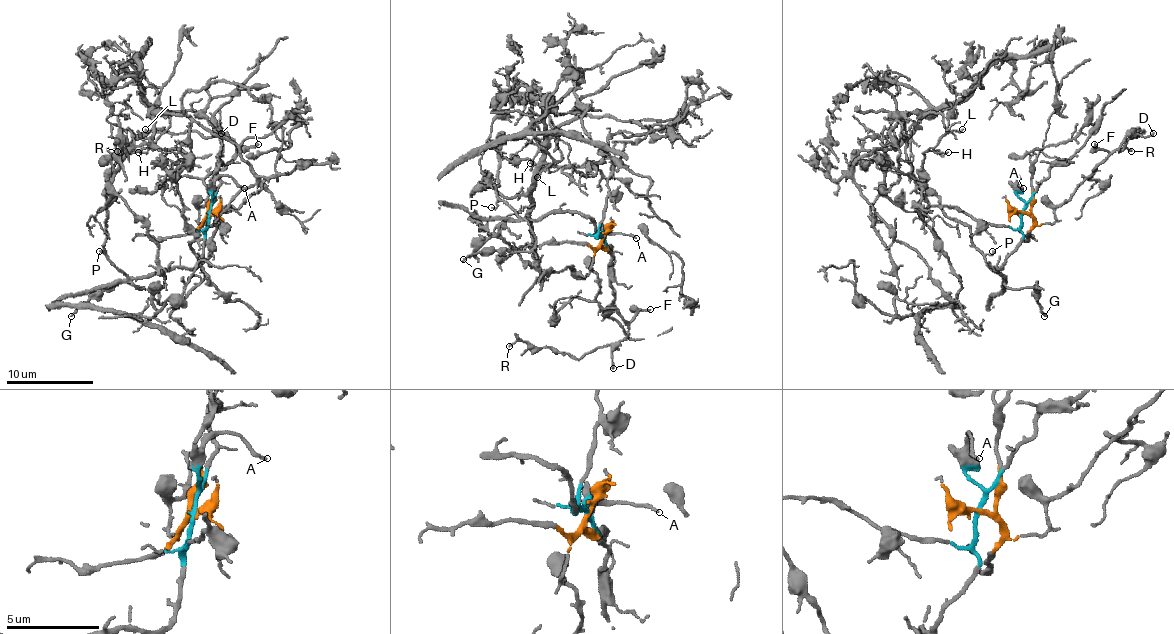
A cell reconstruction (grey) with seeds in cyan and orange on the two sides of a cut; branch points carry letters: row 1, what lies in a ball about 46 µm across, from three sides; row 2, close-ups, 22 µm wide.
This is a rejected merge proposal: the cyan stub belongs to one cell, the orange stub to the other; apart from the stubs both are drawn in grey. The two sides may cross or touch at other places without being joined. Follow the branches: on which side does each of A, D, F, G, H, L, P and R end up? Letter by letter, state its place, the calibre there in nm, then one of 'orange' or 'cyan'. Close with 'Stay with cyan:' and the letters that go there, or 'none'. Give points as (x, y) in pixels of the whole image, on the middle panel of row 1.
A: place (636, 238); calibre 150 nm; cyan
D: place (613, 368); calibre 160 nm; orange
F: place (650, 309); calibre 170 nm; orange
G: place (463, 259); calibre 160 nm; cyan
H: place (530, 163); calibre 120 nm; cyan
L: place (537, 177); calibre 110 nm; cyan
P: place (491, 207); calibre 150 nm; cyan
R: place (509, 346); calibre 100 nm; orange
Stay with cyan: A, G, H, L, P

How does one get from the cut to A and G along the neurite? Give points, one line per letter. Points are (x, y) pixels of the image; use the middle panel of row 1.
A: (602, 238), (604, 240), (604, 234), (623, 234), (636, 238)
G: (602, 238), (584, 214), (556, 212), (526, 219), (534, 236), (528, 251), (489, 249), (463, 260)

